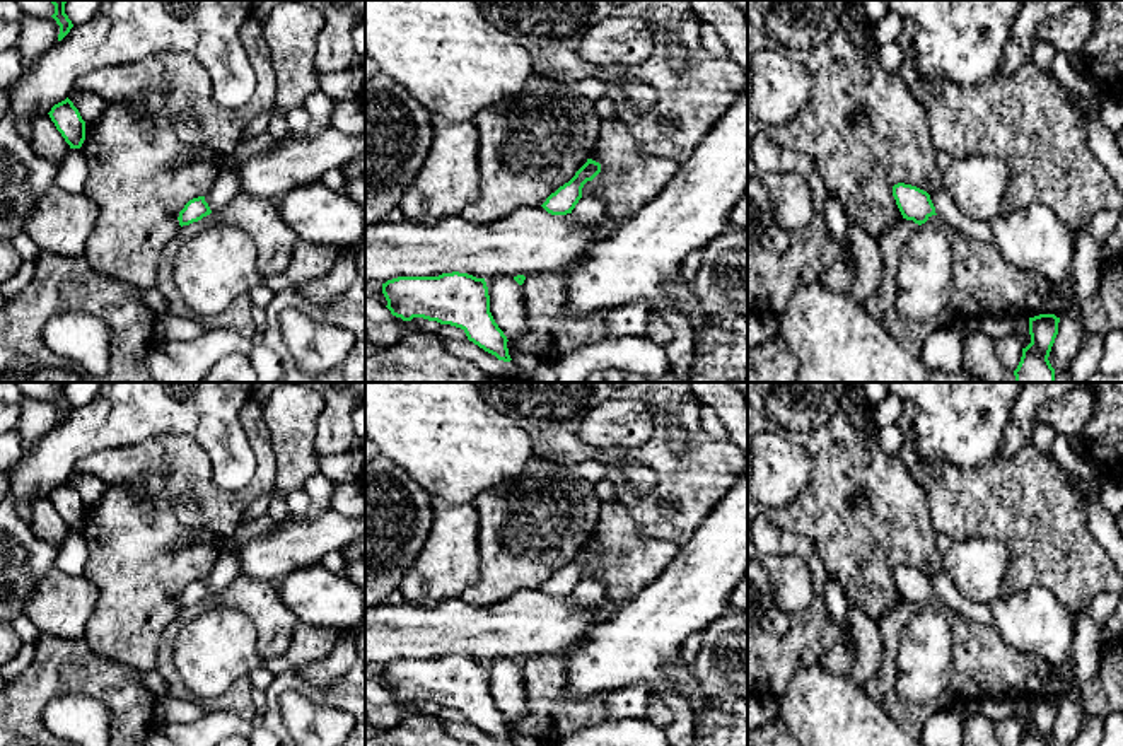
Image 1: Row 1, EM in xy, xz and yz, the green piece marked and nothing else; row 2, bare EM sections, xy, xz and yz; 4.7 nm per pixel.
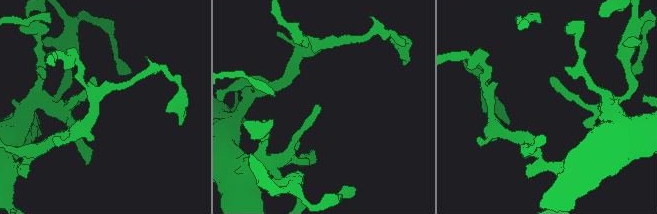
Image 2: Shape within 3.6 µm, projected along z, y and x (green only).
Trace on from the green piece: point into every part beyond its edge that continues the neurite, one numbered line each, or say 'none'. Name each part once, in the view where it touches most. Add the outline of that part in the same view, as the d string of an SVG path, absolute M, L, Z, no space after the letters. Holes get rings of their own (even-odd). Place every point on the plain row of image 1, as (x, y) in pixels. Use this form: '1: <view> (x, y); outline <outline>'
none

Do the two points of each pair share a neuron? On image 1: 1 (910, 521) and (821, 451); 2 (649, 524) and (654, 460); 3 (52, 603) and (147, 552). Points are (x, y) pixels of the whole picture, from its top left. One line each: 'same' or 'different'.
1: same
2: same
3: different

